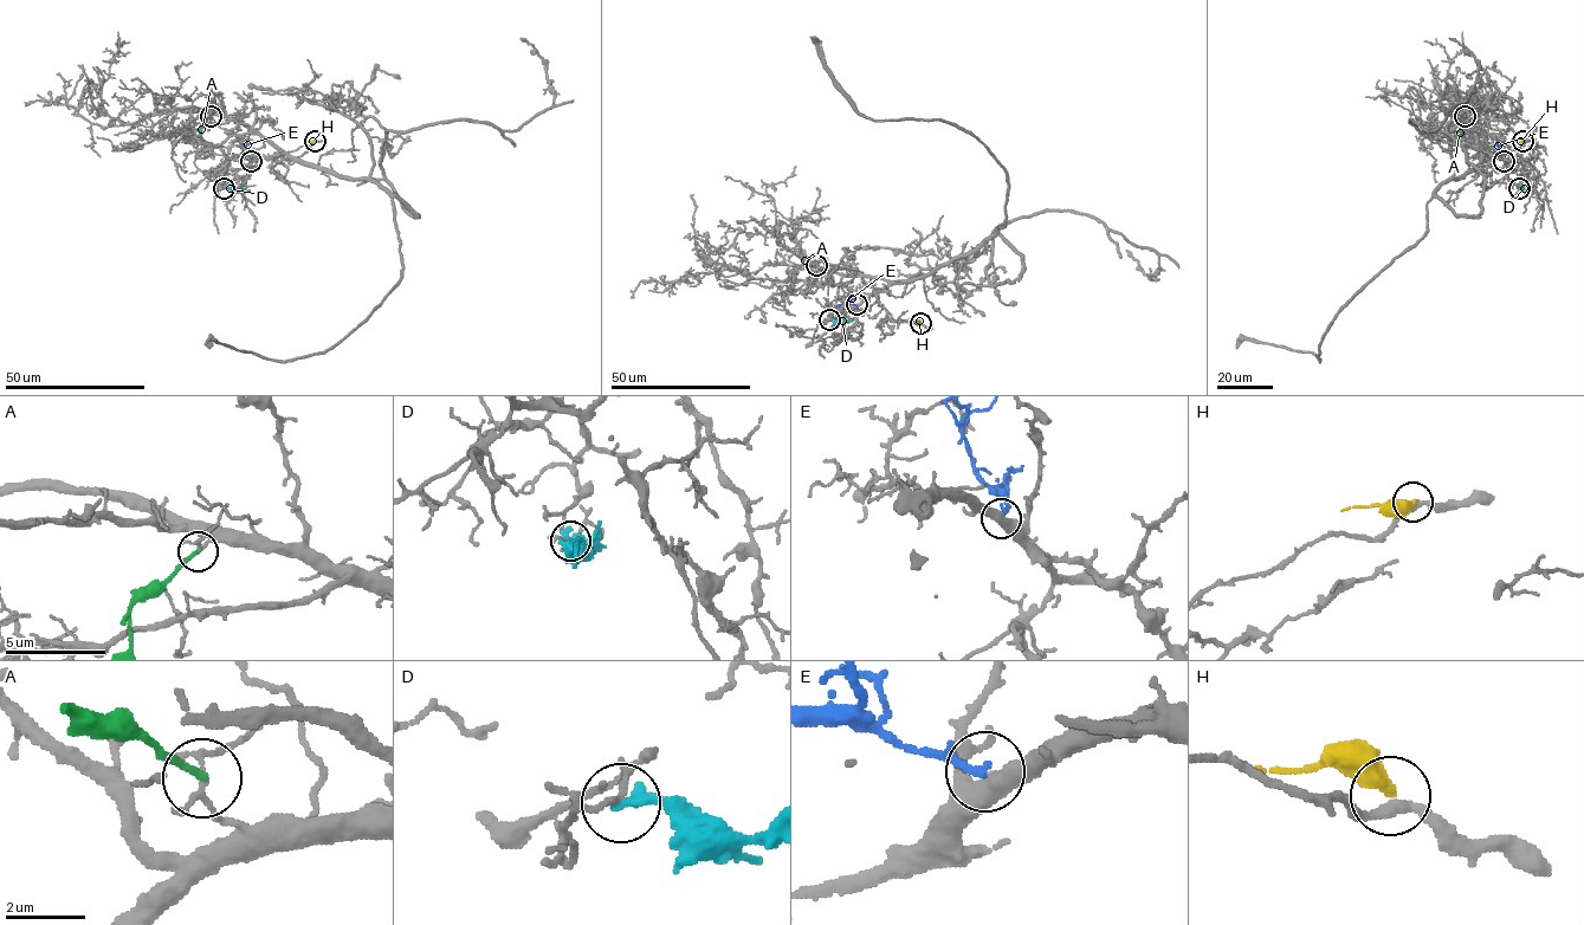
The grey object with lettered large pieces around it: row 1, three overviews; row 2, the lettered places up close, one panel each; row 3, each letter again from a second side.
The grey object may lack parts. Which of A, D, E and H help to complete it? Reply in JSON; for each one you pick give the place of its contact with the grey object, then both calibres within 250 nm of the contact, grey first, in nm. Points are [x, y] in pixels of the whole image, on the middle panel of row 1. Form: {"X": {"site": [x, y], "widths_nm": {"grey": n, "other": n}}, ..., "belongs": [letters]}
{"E": {"site": [857, 304], "widths_nm": {"grey": 480, "other": 180}}, "belongs": ["E"]}

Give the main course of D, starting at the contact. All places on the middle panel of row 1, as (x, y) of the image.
D: (829, 319), (852, 321)

